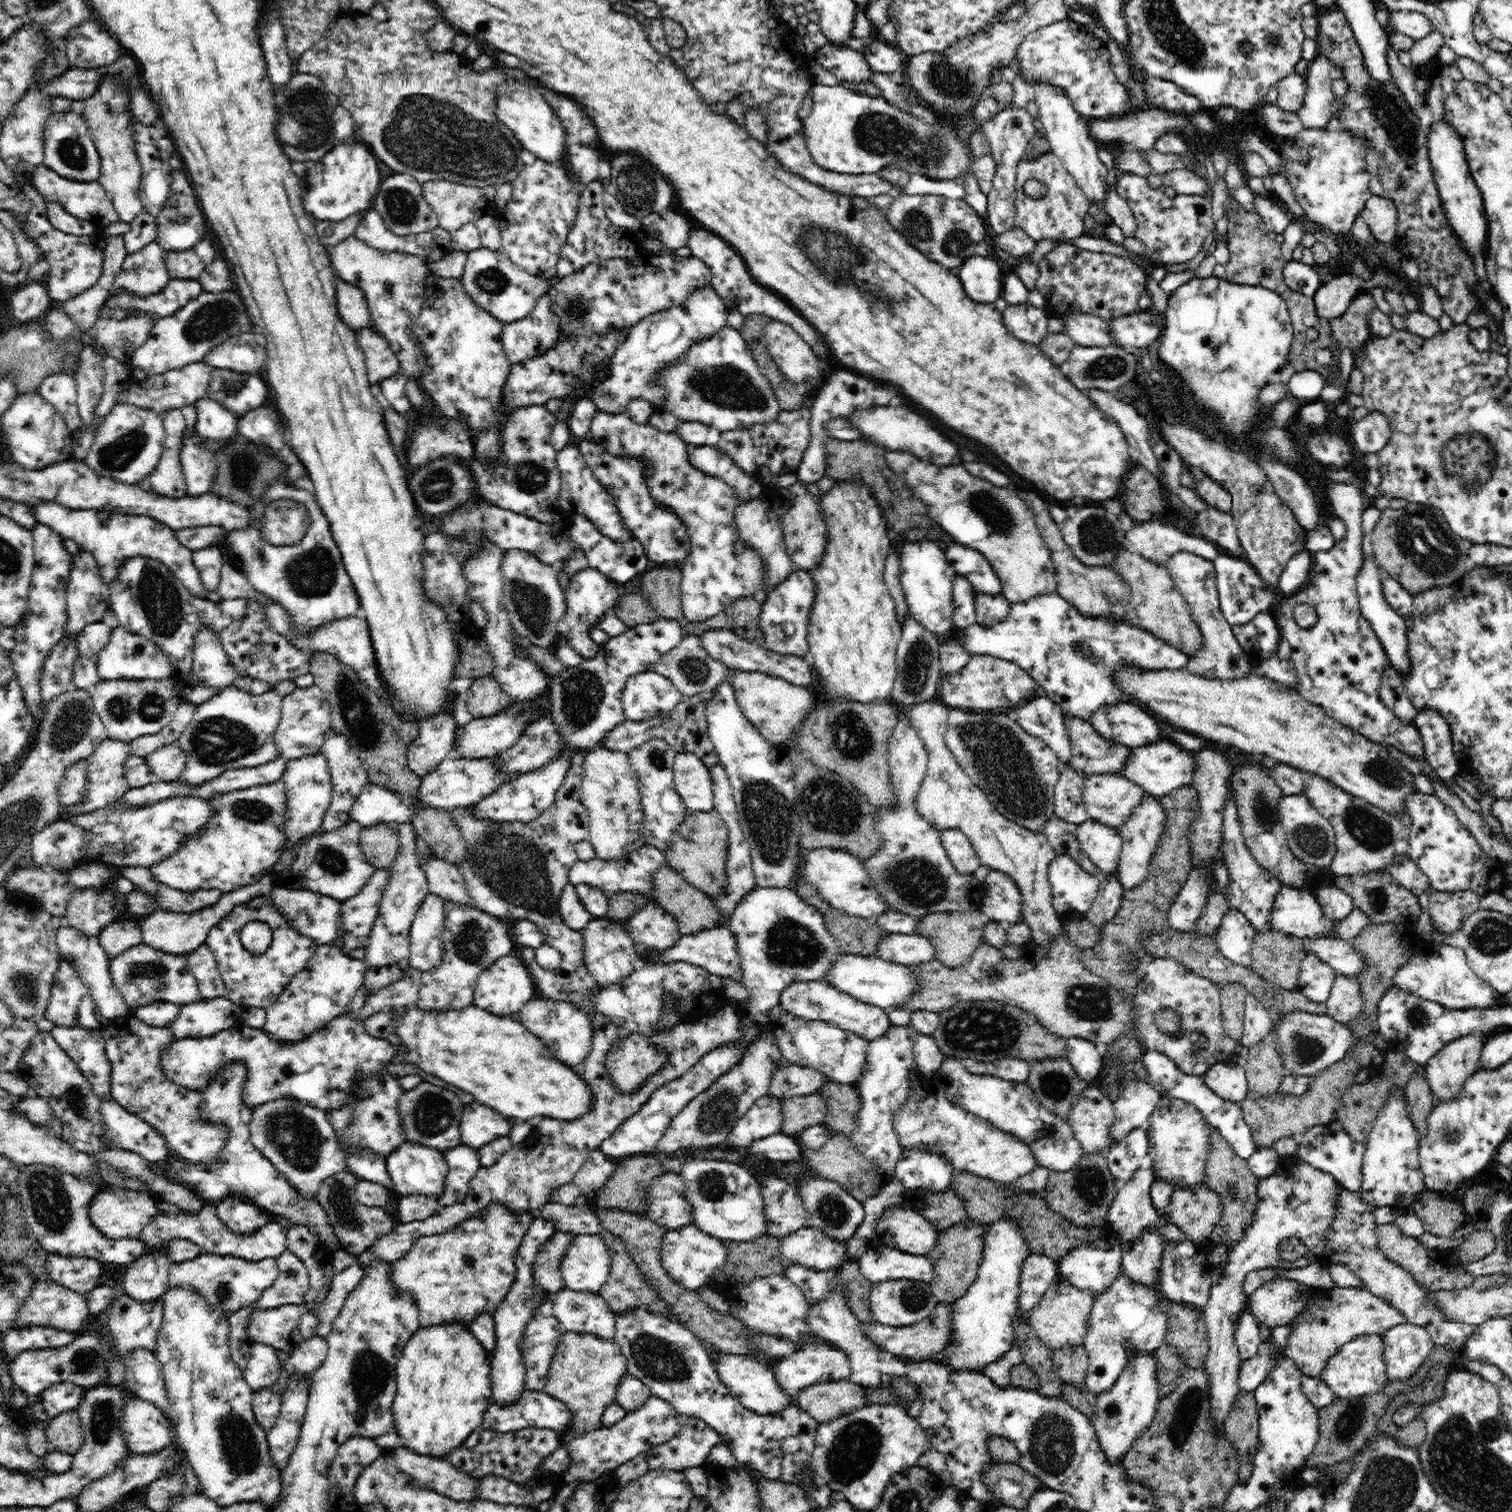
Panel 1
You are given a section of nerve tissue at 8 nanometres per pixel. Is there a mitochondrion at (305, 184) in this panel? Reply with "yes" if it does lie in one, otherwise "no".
no

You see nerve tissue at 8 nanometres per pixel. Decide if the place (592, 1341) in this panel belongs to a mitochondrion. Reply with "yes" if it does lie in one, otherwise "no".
no

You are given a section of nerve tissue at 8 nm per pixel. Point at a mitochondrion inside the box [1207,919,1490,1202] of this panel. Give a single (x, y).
(1306, 1050)

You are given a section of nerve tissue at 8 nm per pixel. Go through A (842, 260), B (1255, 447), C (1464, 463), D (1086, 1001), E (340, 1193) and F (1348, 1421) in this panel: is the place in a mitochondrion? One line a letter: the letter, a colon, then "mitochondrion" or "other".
A: mitochondrion
B: other
C: mitochondrion
D: mitochondrion
E: mitochondrion
F: mitochondrion

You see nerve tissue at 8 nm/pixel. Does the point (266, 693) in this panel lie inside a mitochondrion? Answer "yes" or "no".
no

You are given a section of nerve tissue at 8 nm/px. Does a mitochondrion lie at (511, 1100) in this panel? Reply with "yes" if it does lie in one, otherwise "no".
no

